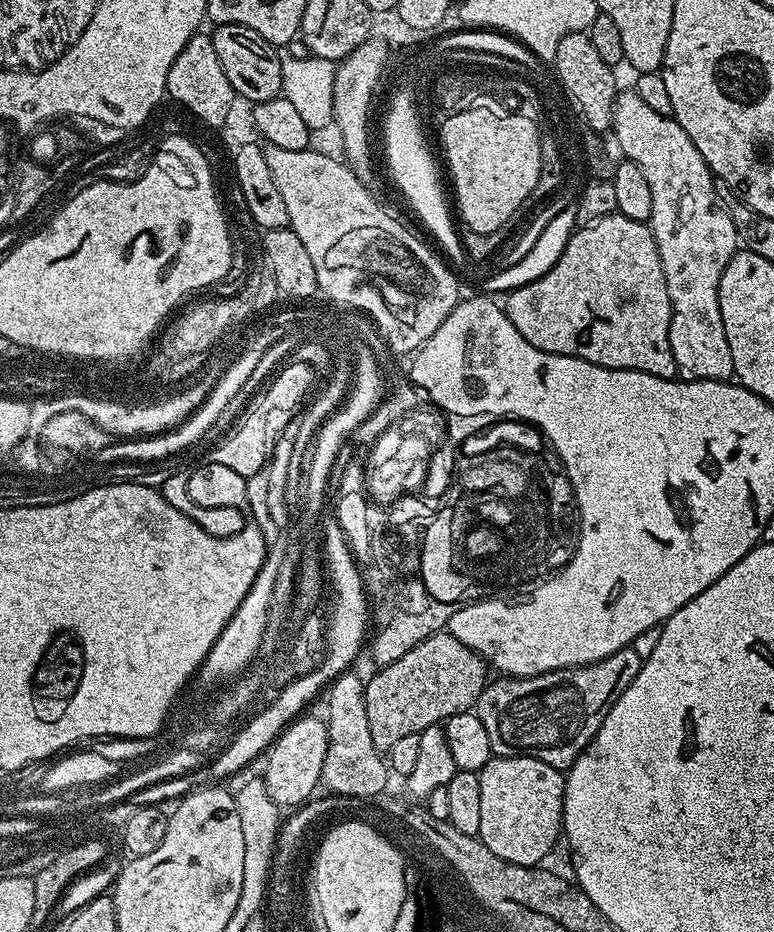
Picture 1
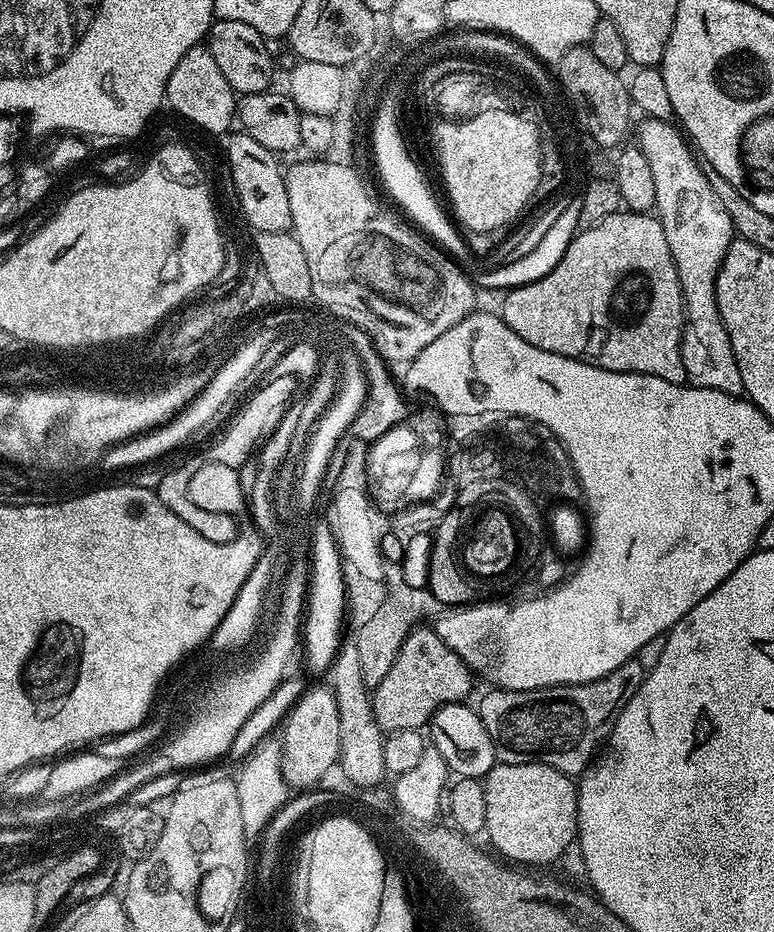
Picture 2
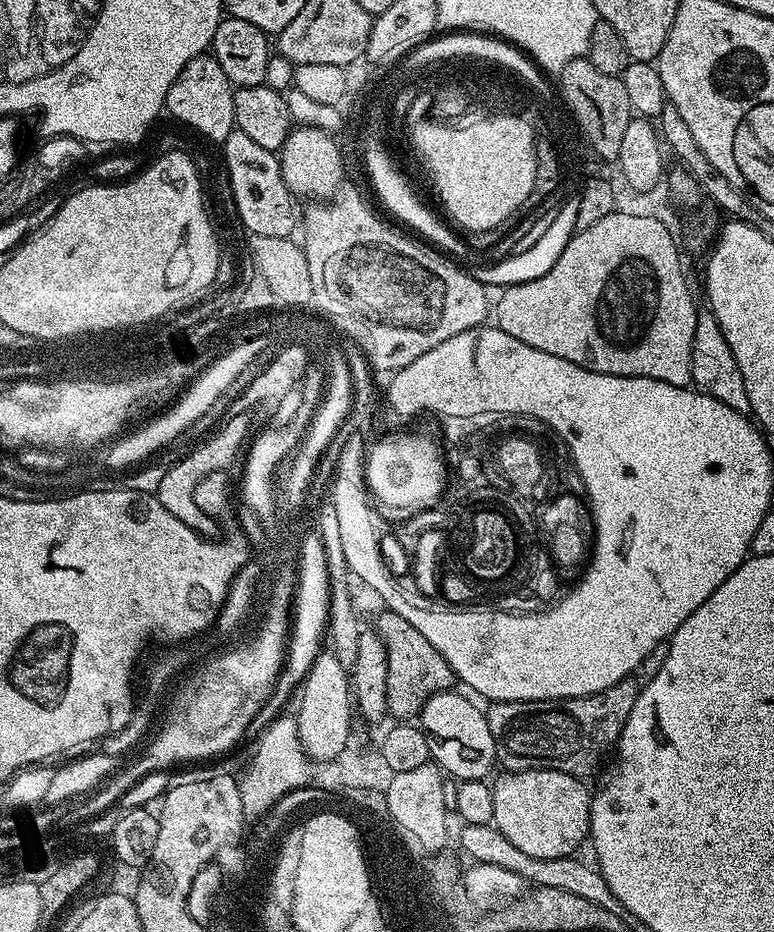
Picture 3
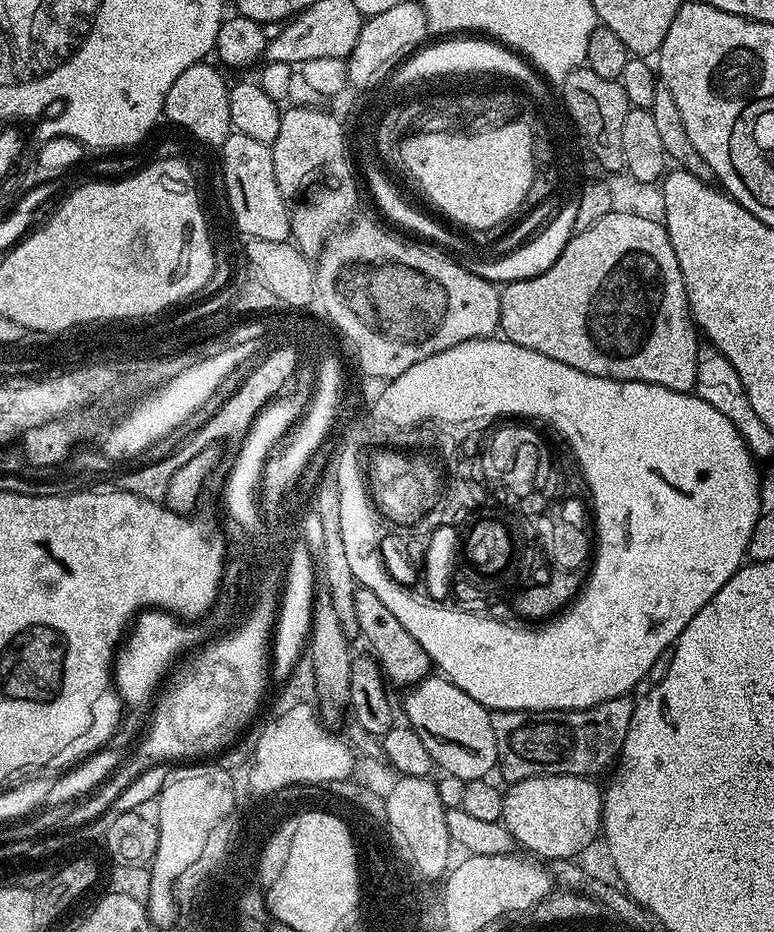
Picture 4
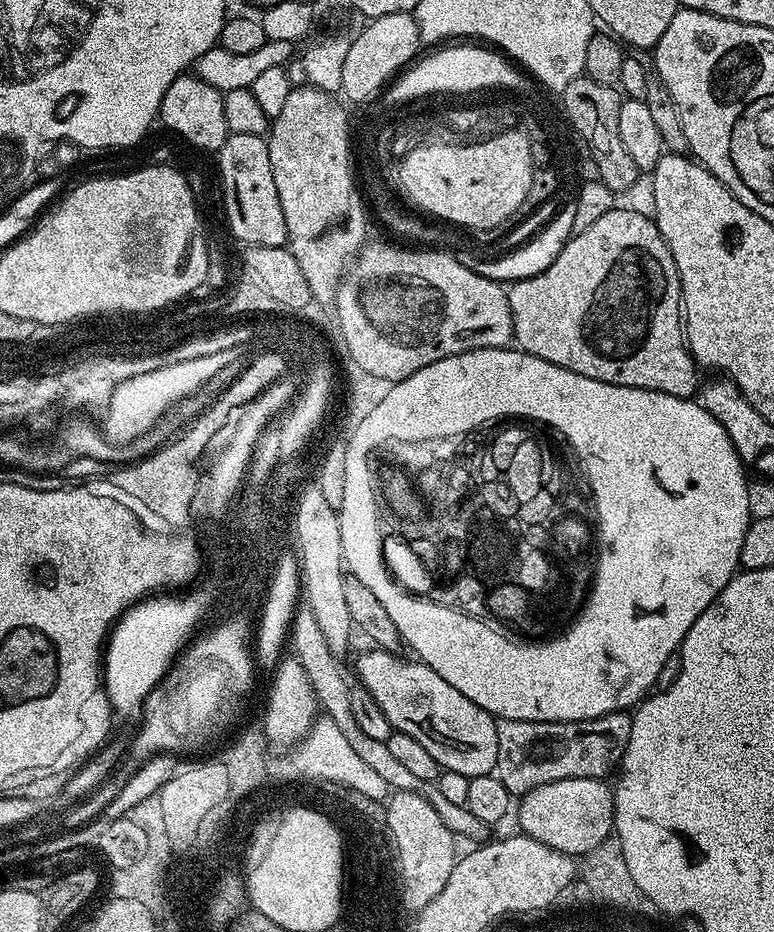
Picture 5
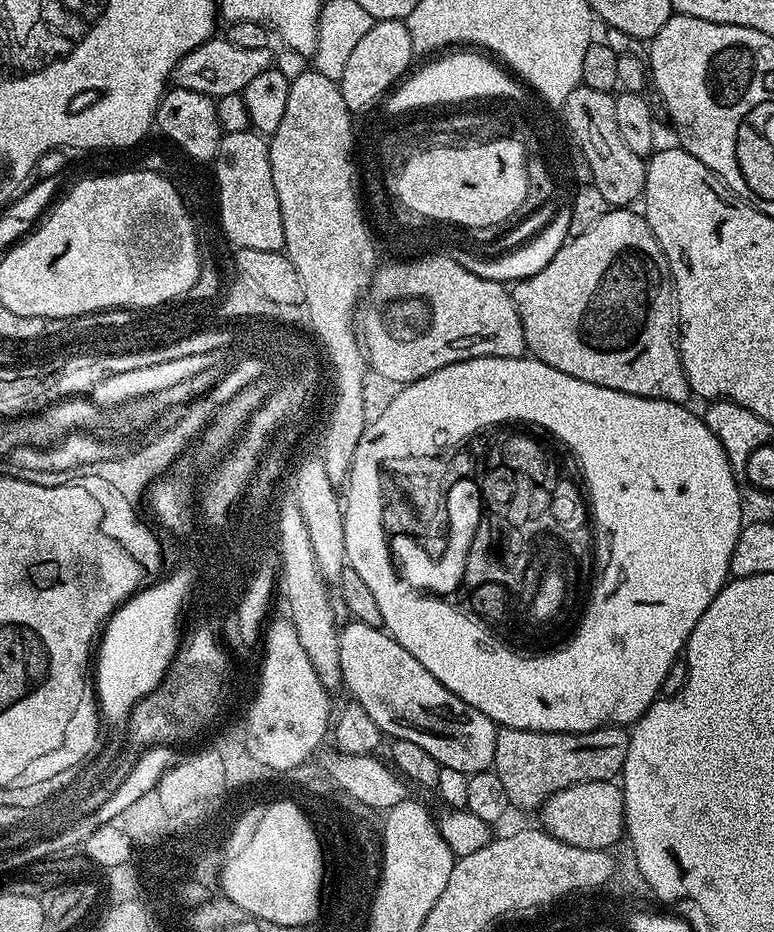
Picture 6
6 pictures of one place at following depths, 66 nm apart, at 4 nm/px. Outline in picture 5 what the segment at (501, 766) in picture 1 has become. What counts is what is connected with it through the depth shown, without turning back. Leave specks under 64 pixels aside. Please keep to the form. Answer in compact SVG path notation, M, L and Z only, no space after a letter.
M566 778L530 790L519 797L514 812L514 816L520 819L519 831L567 856L585 857L614 832L613 789L606 785L604 780L594 778Z

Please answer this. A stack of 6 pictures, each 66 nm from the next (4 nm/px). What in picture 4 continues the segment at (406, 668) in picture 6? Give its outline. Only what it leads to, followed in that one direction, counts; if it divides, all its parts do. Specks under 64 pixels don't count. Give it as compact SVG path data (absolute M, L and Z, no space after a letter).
M436 674L429 675L407 692L404 700L405 719L425 743L433 763L439 769L441 767L443 773L458 776L464 781L481 780L497 767L497 742L489 709Z

